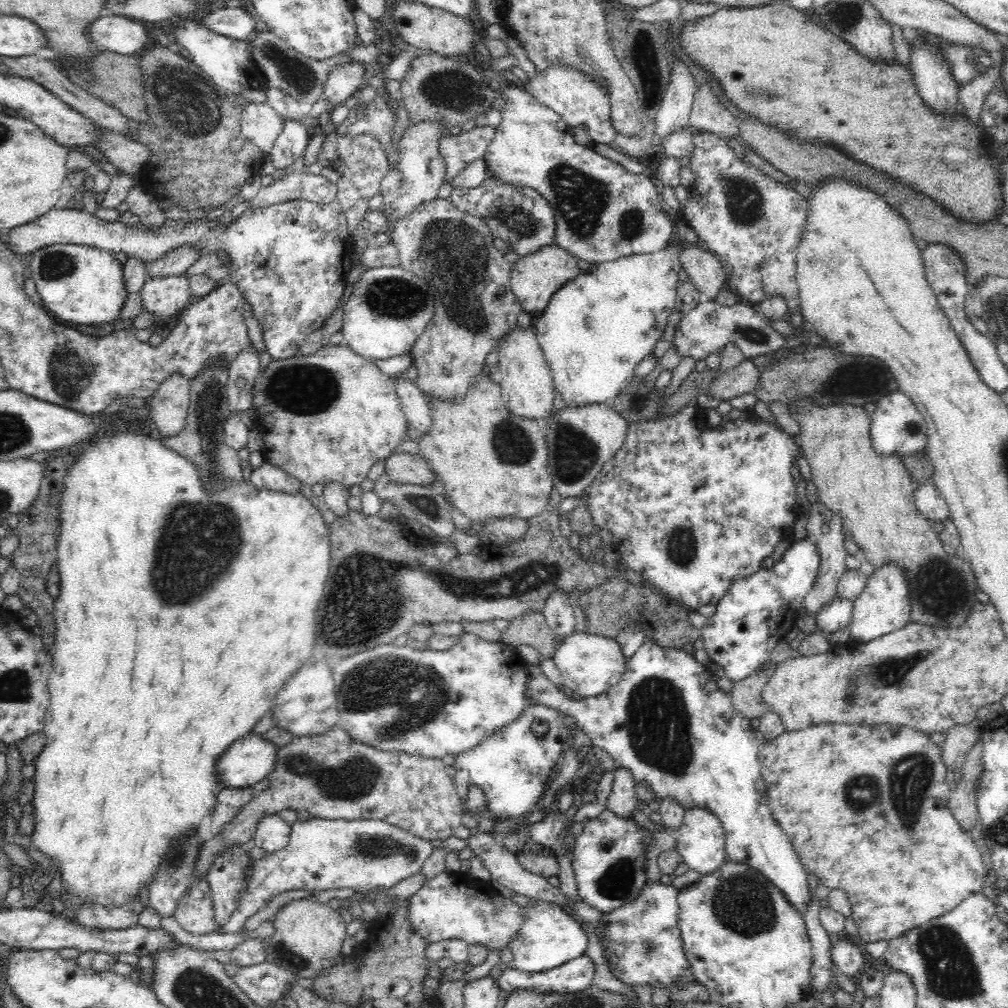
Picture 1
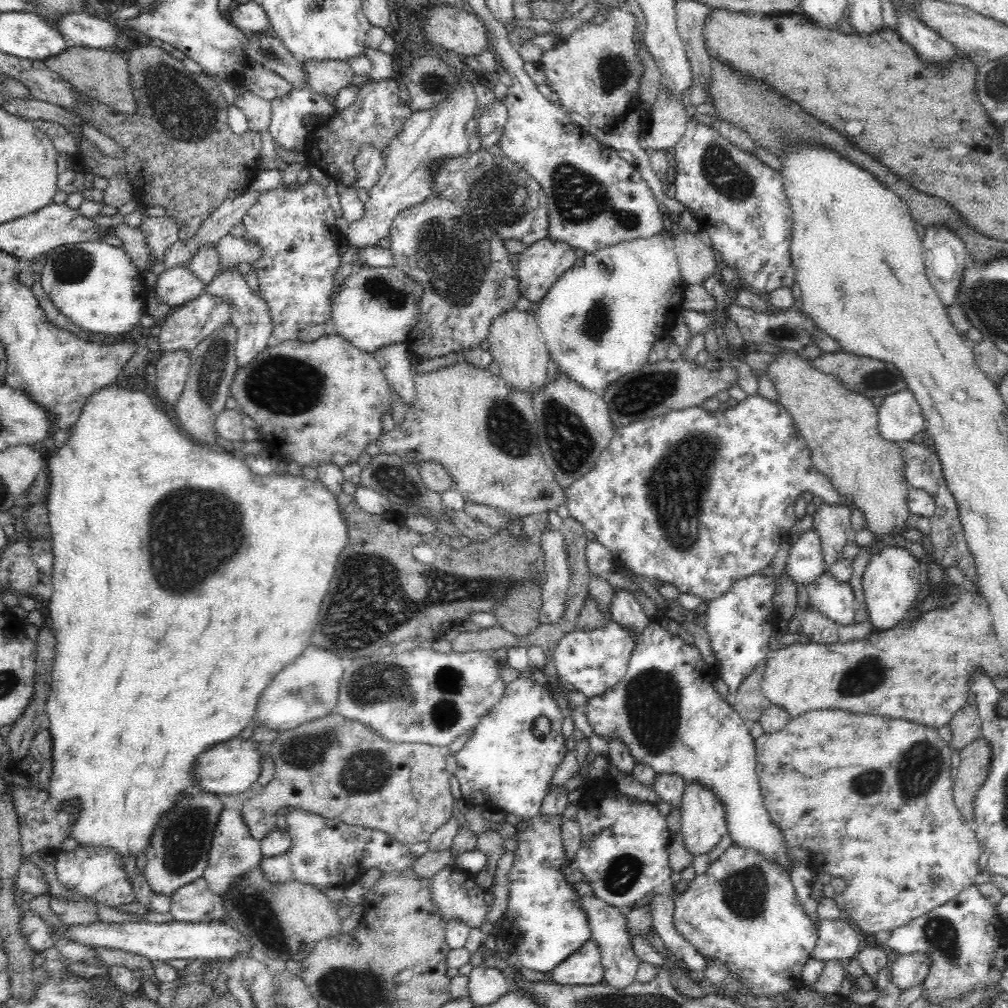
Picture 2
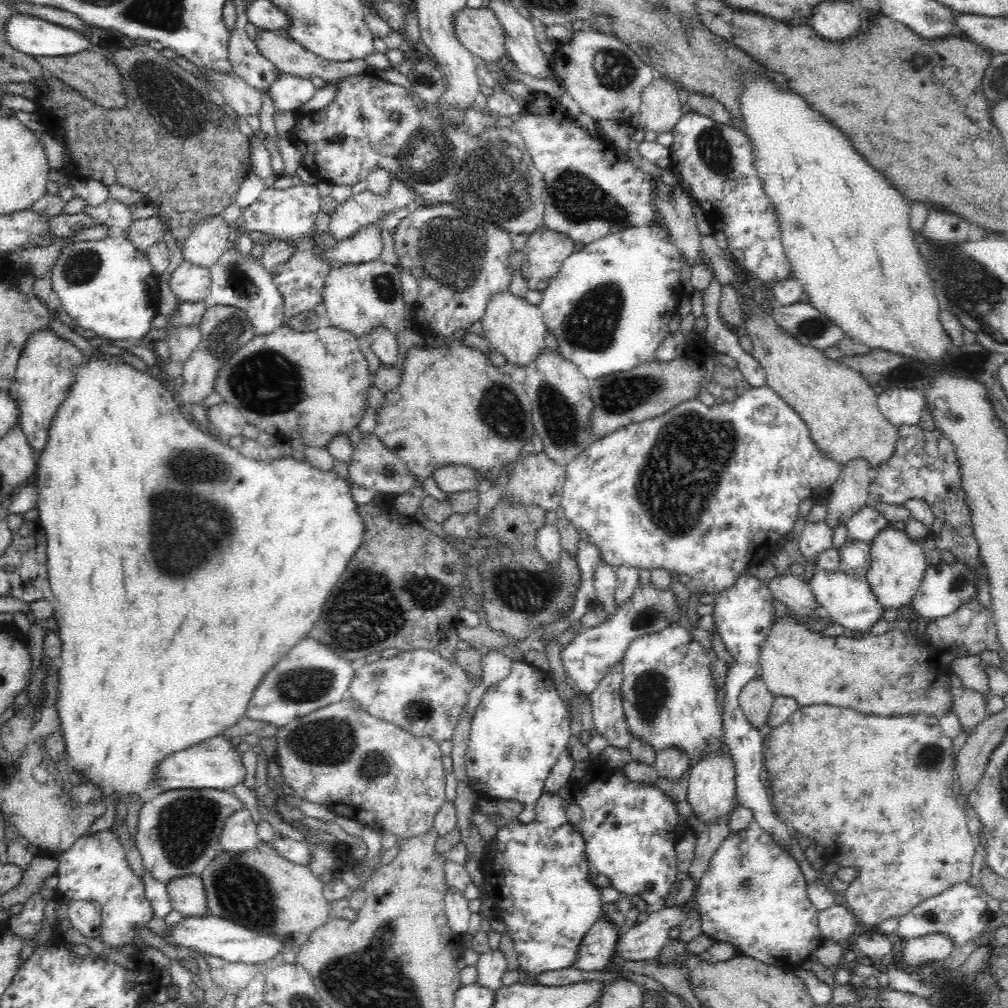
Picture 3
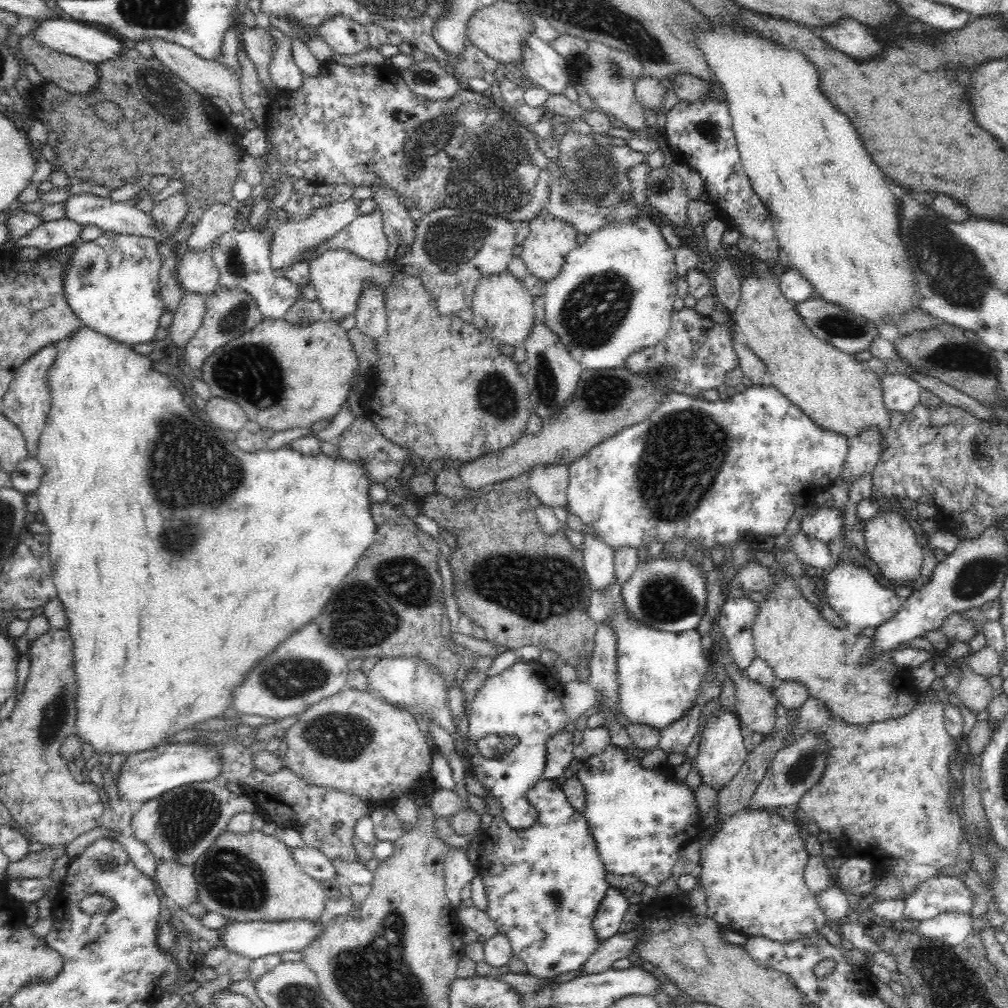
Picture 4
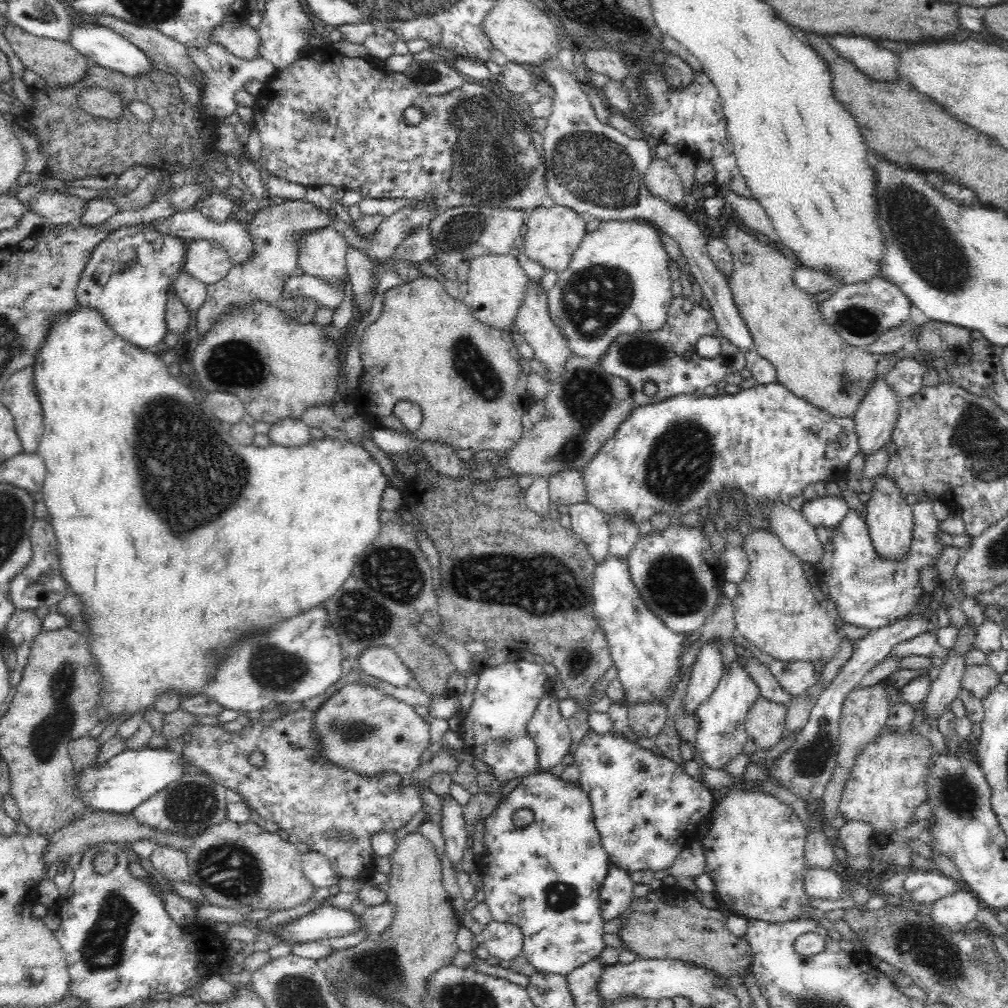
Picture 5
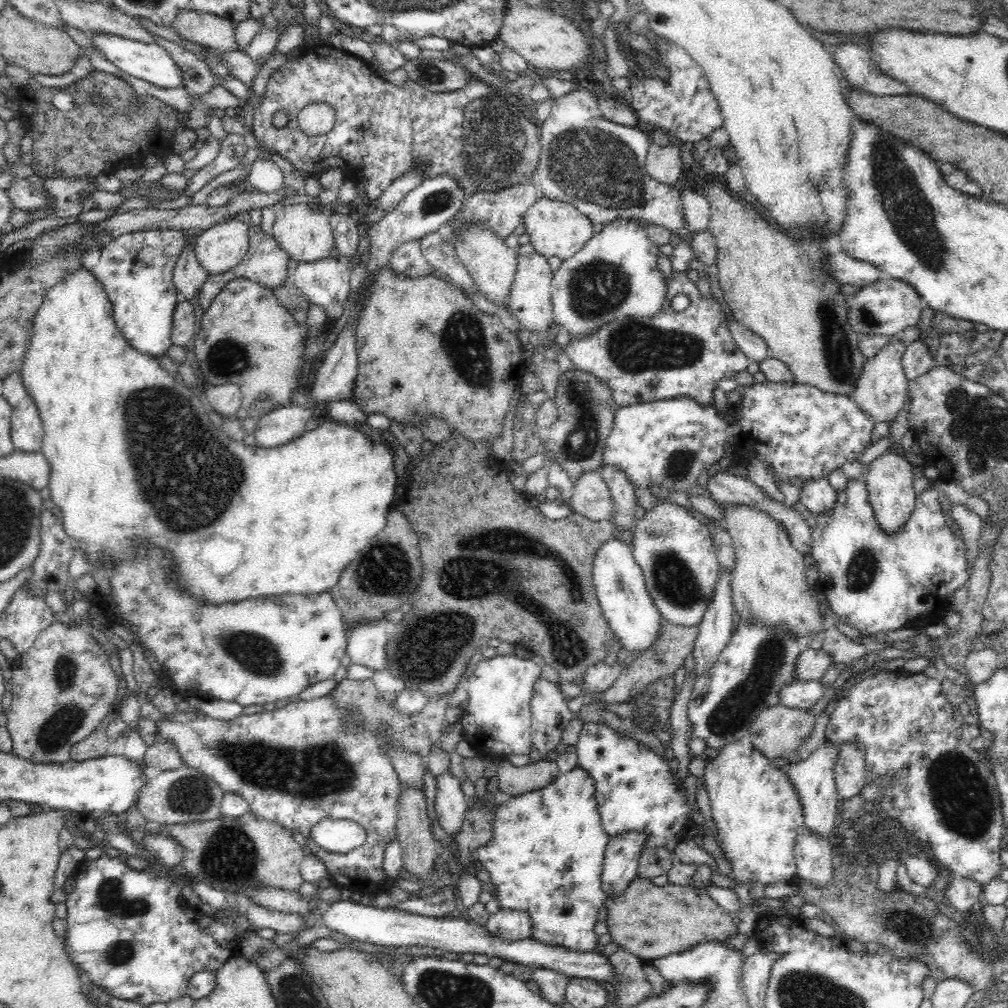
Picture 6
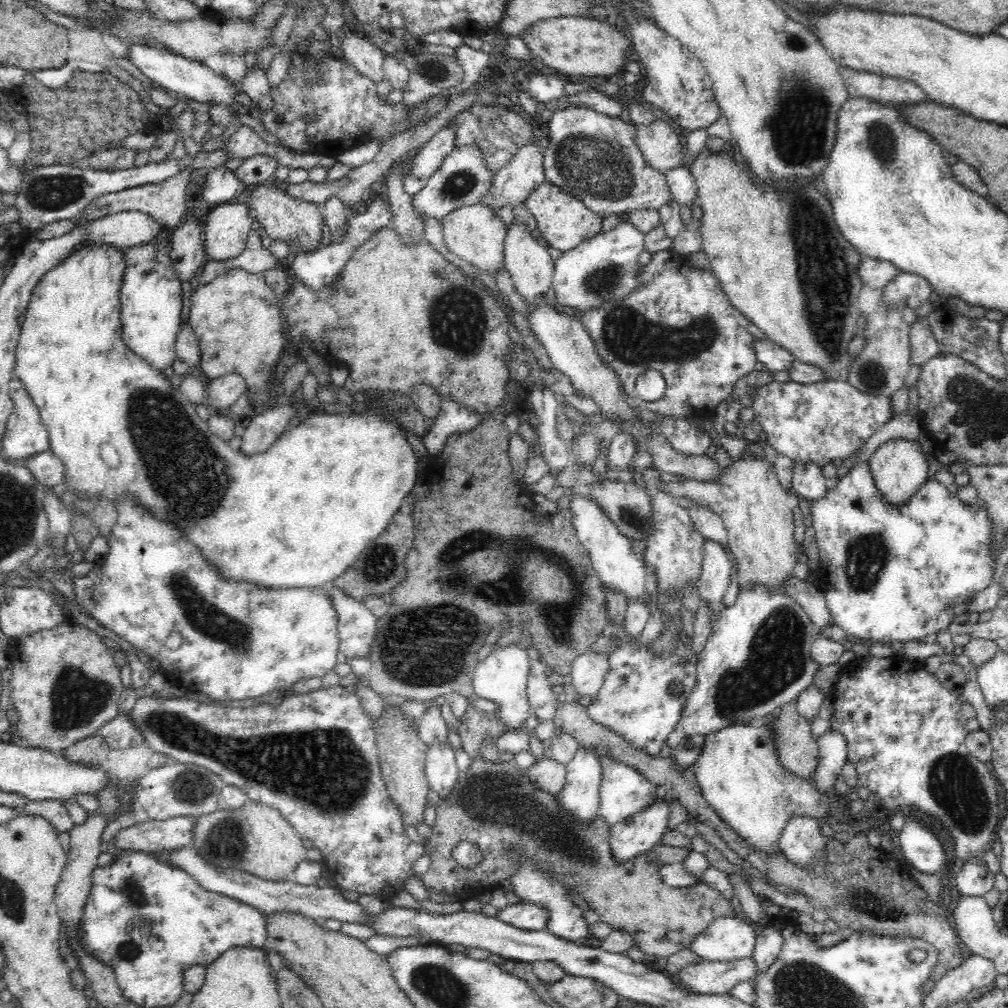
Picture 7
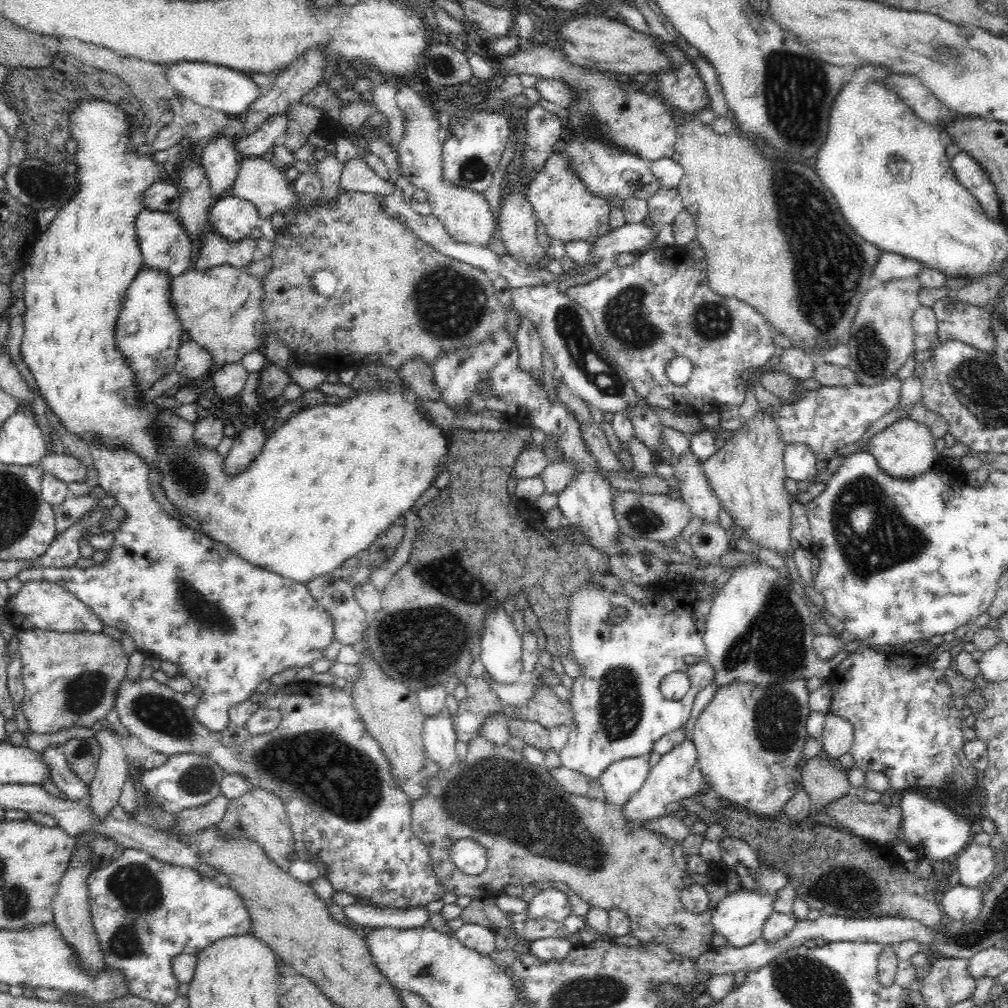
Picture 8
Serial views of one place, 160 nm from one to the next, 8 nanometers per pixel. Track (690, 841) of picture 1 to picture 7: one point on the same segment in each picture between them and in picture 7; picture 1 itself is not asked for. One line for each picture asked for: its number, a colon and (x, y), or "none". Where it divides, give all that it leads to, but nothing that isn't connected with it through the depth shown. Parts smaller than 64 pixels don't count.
2: (703, 824)
3: (711, 793)
4: (721, 753)
5: (720, 738)
6: (744, 681)
7: (757, 658)

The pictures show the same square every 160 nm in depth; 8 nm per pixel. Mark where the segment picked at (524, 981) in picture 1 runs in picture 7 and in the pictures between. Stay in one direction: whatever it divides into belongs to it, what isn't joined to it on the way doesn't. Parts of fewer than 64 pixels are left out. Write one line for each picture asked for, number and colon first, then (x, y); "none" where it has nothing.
2: (584, 967)
3: (598, 945)
4: (609, 919)
5: (615, 897)
6: (622, 855)
7: (638, 834)

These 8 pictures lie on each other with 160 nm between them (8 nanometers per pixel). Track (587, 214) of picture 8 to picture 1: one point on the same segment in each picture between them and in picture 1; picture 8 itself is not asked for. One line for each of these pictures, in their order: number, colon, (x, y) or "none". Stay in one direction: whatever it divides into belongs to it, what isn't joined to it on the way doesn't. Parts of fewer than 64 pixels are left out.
1: (534, 279)
2: (539, 266)
3: (543, 254)
4: (545, 249)
5: (554, 233)
6: (554, 228)
7: (564, 222)

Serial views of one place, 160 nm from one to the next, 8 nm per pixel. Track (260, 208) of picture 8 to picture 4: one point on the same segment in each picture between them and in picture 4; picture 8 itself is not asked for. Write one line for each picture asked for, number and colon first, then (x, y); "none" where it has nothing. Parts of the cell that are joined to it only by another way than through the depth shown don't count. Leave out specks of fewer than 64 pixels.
4: (339, 277)
5: (322, 254)
6: (303, 230)
7: (301, 222)

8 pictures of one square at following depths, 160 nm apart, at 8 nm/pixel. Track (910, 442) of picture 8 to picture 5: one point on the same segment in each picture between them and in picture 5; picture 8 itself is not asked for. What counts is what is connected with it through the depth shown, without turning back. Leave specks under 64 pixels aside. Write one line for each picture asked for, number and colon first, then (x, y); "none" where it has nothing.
5: (890, 522)
6: (889, 480)
7: (899, 468)

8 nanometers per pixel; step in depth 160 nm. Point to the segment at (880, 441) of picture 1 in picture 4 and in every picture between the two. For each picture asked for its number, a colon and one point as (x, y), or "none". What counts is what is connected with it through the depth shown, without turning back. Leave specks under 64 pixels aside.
2: (900, 418)
3: (901, 406)
4: (901, 393)

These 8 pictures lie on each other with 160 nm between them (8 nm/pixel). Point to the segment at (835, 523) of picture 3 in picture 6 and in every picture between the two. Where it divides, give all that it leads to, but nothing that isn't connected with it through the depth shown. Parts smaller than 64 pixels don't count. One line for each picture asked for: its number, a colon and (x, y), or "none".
4: (863, 453)
5: (874, 420)
6: (881, 391)

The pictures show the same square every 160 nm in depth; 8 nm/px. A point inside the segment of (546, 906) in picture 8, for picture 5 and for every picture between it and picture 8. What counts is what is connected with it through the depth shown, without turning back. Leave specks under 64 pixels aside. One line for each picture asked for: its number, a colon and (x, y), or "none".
5: (504, 942)
6: (510, 925)
7: (527, 916)

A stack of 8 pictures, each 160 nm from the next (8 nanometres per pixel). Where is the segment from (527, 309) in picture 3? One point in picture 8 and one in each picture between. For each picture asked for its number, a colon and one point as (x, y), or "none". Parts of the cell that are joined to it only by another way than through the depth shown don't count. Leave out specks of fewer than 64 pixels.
4: (503, 309)
5: (497, 285)
6: (492, 265)
7: (474, 233)
8: (467, 217)

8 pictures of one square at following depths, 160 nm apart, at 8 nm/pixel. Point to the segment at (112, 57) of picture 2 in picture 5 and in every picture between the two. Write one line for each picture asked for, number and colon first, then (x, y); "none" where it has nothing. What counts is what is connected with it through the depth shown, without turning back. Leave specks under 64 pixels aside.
3: (97, 77)
4: (73, 74)
5: (57, 62)

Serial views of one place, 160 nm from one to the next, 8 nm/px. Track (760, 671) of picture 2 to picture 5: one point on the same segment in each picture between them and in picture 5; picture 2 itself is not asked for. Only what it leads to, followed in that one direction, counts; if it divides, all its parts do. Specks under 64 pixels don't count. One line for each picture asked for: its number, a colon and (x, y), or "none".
3: (755, 700)
4: (755, 702)
5: (765, 720)

